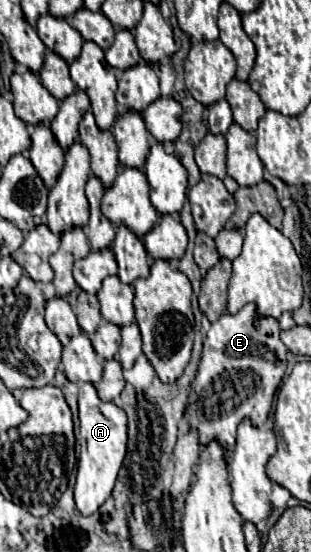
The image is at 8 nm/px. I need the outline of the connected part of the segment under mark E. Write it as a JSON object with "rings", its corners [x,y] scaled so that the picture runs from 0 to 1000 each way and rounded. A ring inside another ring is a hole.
{"rings":[[[791,553],[772,567],[720,567],[682,585],[598,730],[598,766],[611,781],[637,788],[637,806],[662,810],[682,799],[701,799],[720,810],[727,832],[752,817],[765,766],[785,759],[804,759],[817,774],[855,766],[881,716],[920,676],[926,632],[900,618],[894,582],[849,574],[849,582],[817,592],[817,563],[817,553]]]}

